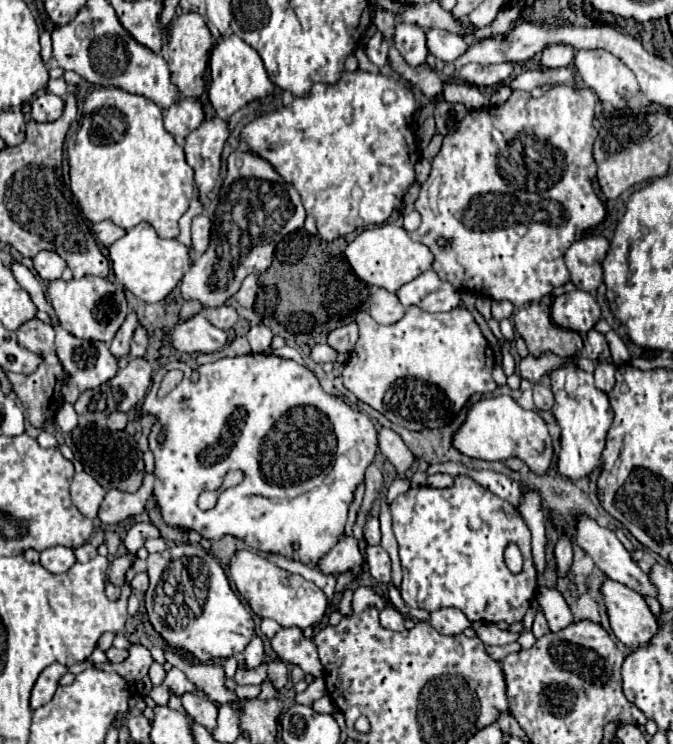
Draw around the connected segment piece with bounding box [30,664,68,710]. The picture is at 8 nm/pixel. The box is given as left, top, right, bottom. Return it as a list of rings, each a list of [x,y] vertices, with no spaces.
[[[52,664],[48,668],[42,670],[42,674],[38,676],[34,688],[32,688],[32,696],[30,696],[30,708],[36,710],[44,704],[48,704],[54,698],[54,692],[58,688],[58,680],[68,672],[66,666],[62,664]]]

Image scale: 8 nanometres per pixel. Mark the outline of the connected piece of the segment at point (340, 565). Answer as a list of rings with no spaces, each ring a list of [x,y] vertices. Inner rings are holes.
[[[342,536],[338,540],[338,544],[332,548],[332,552],[328,552],[328,556],[324,556],[324,560],[320,560],[318,568],[326,574],[342,574],[348,568],[354,570],[354,574],[360,574],[360,566],[362,566],[362,552],[358,548],[358,540],[352,536]]]

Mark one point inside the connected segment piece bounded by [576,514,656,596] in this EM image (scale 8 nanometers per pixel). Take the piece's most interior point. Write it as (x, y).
(601, 544)

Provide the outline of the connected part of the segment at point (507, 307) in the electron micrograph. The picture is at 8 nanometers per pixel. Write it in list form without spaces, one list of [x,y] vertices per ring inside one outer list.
[[[502,300],[502,302],[492,302],[492,316],[496,320],[502,320],[502,318],[510,318],[514,312],[514,304],[508,302],[508,300]]]

